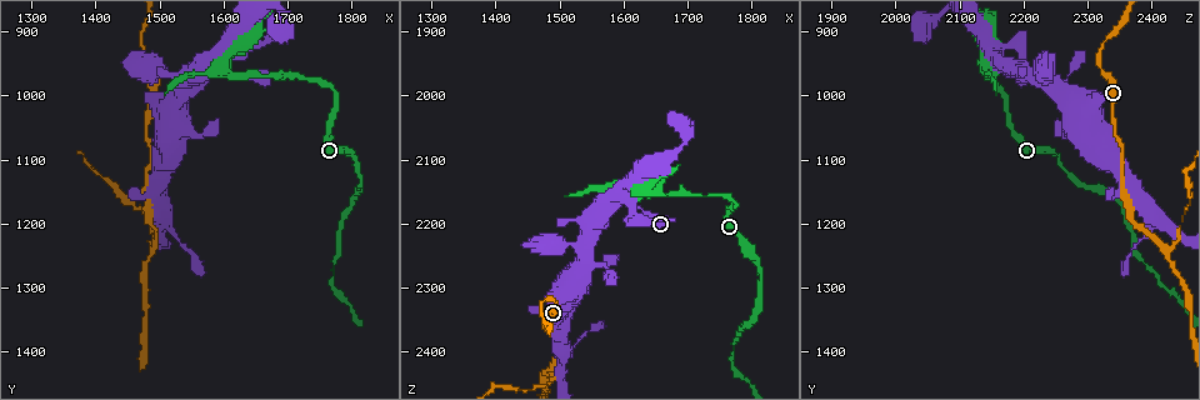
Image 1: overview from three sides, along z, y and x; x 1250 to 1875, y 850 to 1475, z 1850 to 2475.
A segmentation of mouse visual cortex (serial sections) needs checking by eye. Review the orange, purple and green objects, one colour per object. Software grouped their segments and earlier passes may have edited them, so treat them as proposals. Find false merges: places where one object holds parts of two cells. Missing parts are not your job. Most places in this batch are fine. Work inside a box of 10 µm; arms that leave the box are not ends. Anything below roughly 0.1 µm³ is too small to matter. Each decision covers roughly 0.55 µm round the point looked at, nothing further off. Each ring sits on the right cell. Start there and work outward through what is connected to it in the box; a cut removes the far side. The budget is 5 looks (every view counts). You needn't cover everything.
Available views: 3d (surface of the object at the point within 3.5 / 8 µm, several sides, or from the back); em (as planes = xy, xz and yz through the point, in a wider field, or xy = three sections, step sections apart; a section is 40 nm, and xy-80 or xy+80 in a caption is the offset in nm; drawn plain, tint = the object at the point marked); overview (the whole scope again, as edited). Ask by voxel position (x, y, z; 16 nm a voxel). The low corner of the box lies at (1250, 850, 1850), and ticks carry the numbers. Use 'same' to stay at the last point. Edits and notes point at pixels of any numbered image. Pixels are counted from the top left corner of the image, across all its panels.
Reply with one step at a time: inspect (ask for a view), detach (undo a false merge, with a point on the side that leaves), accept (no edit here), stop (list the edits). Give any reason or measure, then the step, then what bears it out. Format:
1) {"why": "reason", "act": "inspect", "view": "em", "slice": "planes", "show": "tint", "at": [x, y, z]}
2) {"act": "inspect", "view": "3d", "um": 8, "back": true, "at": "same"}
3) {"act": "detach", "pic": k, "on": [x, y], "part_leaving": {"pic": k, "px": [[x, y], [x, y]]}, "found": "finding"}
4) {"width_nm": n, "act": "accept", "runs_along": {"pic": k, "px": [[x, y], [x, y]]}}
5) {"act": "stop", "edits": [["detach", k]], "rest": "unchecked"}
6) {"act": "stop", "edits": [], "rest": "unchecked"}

{"why": "a narrow waist", "act": "inspect", "view": "3d", "um": 8, "at": [1725, 970, 2155]}

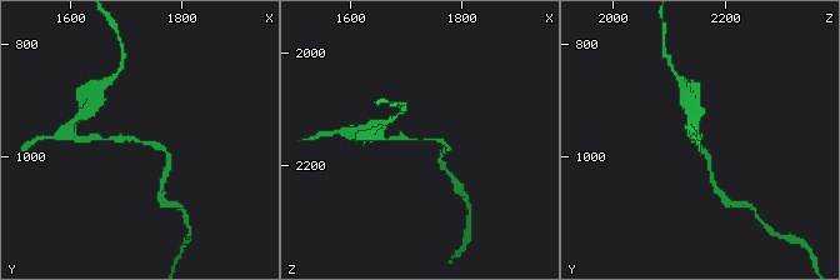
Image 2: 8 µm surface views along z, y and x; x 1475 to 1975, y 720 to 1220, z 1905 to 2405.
{"why": "zoom in", "act": "inspect", "view": "3d", "um": 3.5, "at": "same"}

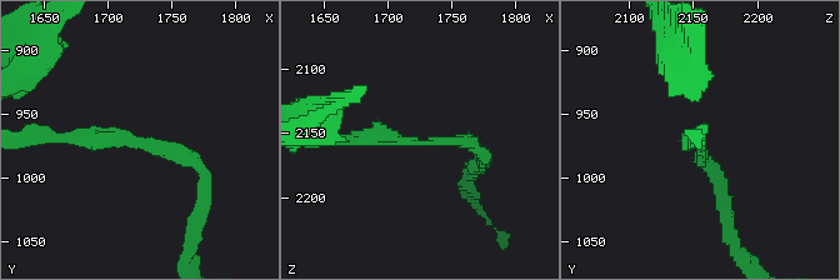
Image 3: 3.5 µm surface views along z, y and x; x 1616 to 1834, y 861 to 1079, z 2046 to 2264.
{"arm_widths_nm": [200, 200], "why": "now the EM", "act": "inspect", "view": "em", "slice": "xy", "step": 3, "show": "tint", "at": [1726, 974, 2156]}

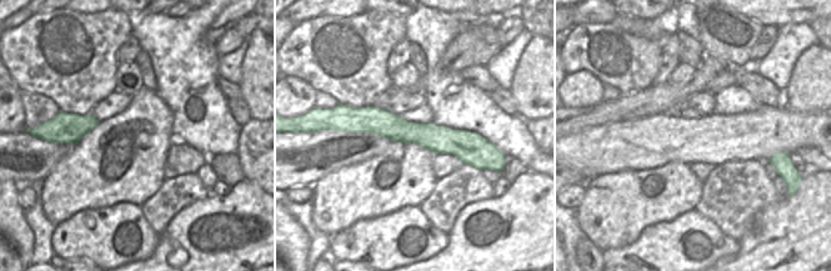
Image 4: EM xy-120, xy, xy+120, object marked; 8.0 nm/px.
{"act": "accept", "runs_along": {"pic": 4, "px": [[350, 126], [389, 125], [480, 146]]}, "found": "one cell here"}

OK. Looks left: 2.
{"why": "abrupt turn", "act": "inspect", "view": "3d", "um": 3.5, "at": [1605, 950, 2140]}

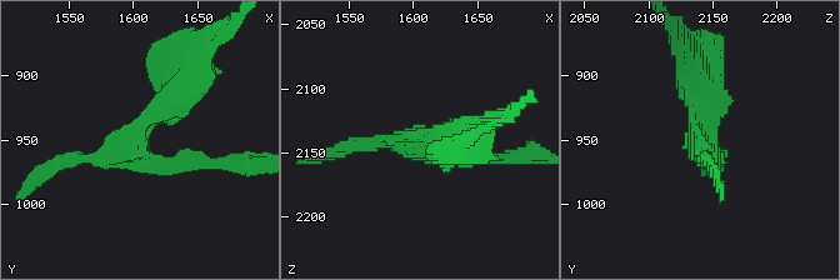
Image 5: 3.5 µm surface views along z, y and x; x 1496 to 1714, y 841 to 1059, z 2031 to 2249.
{"why": "shape alone is not enough", "act": "inspect", "view": "em", "slice": "xy", "step": 5, "show": "tint", "at": [1604, 946, 2136]}

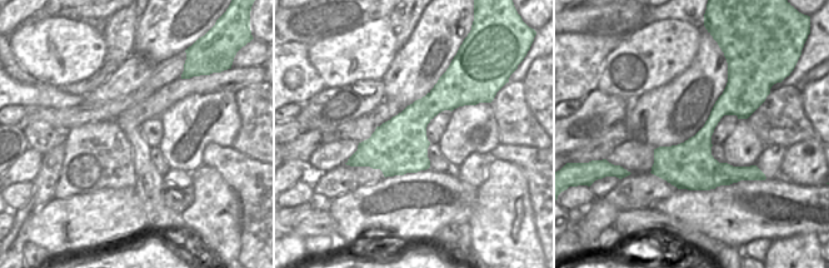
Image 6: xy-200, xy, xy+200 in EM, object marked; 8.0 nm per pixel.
{"act": "accept", "runs_along": {"pic": 5, "px": [[720, 163], [695, 136], [695, 75]]}, "found": "one cell here"}

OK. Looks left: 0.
{"act": "stop", "edits": [], "rest": "unchecked"}

